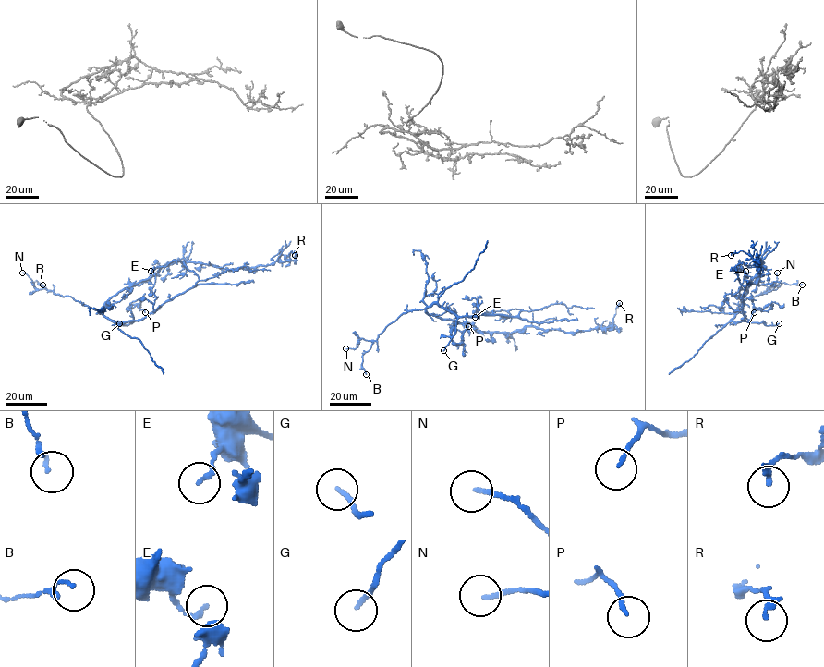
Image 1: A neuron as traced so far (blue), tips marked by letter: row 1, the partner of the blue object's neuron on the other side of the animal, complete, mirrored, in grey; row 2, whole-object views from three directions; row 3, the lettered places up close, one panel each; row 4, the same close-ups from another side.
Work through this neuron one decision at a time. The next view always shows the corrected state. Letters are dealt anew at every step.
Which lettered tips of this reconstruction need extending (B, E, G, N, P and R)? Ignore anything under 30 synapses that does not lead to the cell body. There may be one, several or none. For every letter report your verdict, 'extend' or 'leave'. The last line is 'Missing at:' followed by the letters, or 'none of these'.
B: leave
E: leave
G: leave
N: leave
P: leave
R: leave
Missing at: none of these

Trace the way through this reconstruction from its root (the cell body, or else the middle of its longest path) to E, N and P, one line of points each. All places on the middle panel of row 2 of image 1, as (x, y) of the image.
E: (440, 319), (430, 314), (426, 308), (436, 303), (458, 316), (516, 316), (523, 309), (478, 313), (475, 317)
N: (440, 319), (425, 309), (407, 310), (391, 322), (375, 340), (361, 338), (355, 349), (345, 348)
P: (440, 319), (430, 314), (426, 308), (436, 303), (457, 318), (451, 333), (456, 344), (463, 341), (468, 326)

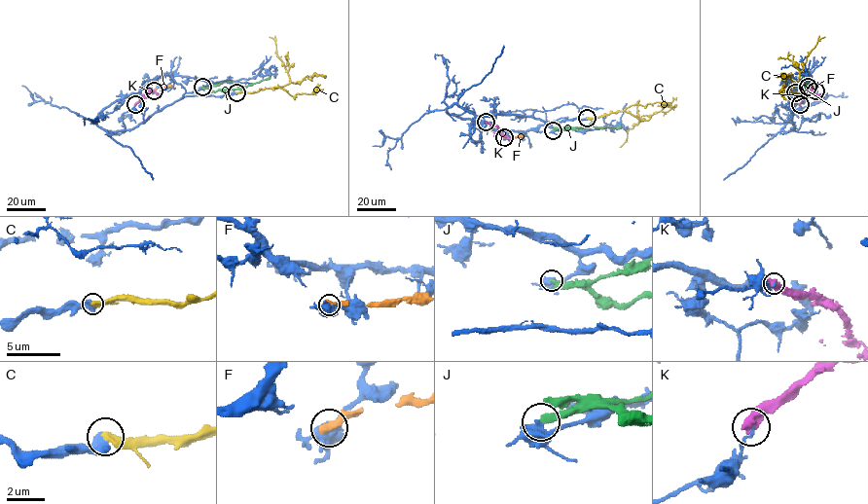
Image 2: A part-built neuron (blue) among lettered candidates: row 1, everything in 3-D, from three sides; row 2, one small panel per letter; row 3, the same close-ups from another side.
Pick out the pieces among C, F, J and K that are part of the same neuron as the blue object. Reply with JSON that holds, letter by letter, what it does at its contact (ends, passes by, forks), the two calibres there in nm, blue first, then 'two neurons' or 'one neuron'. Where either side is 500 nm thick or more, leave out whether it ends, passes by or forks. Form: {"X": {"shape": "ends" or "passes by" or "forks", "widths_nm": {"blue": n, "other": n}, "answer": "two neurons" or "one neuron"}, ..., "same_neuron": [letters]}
{"C": {"widths_nm": {"blue": 500, "other": 400}, "answer": "one neuron"}, "F": {"widths_nm": {"blue": 500, "other": 480}, "answer": "two neurons"}, "J": {"shape": "ends", "widths_nm": {"blue": 420, "other": 320}, "answer": "two neurons"}, "K": {"widths_nm": {"blue": 120, "other": 600}, "answer": "two neurons"}, "same_neuron": ["C"]}

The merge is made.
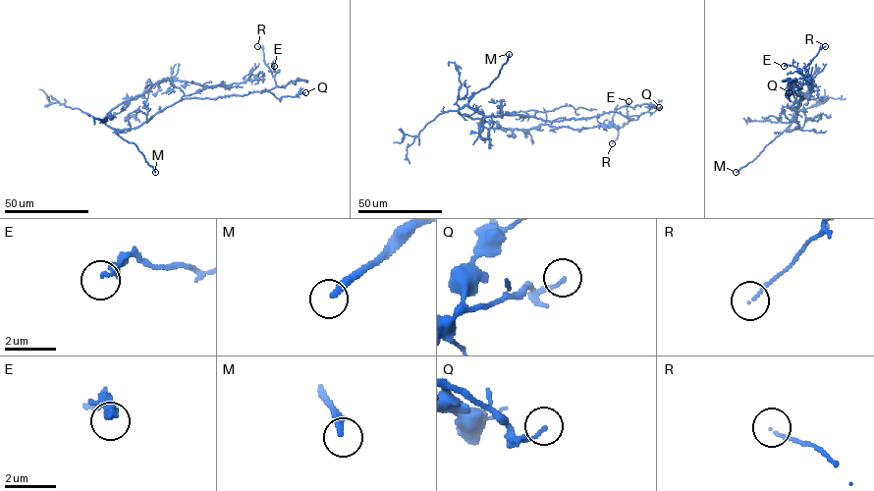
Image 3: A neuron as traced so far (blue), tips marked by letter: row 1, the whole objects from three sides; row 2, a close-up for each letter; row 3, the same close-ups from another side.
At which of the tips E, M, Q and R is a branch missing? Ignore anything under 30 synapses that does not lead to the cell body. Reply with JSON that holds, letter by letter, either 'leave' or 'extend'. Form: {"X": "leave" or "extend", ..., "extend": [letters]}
{"E": "leave", "M": "extend", "Q": "leave", "R": "leave", "extend": ["M"]}

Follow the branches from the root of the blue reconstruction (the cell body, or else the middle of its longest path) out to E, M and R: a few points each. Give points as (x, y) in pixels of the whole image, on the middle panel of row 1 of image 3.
E: (473, 109), (485, 116), (522, 114), (551, 121), (591, 118), (616, 111), (628, 121), (628, 101)
M: (473, 109), (468, 106), (468, 101), (498, 76), (509, 54)
R: (473, 109), (485, 116), (522, 114), (551, 121), (616, 111), (629, 120), (618, 130), (612, 143)

